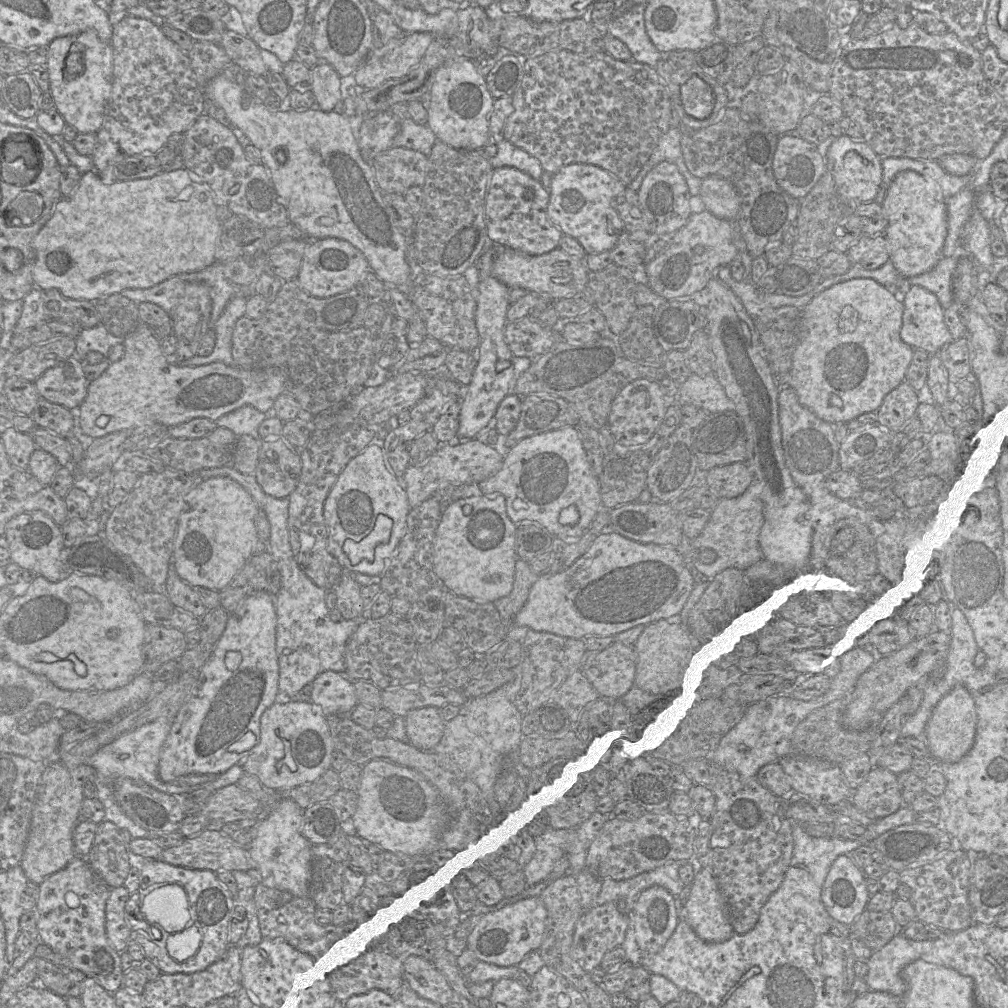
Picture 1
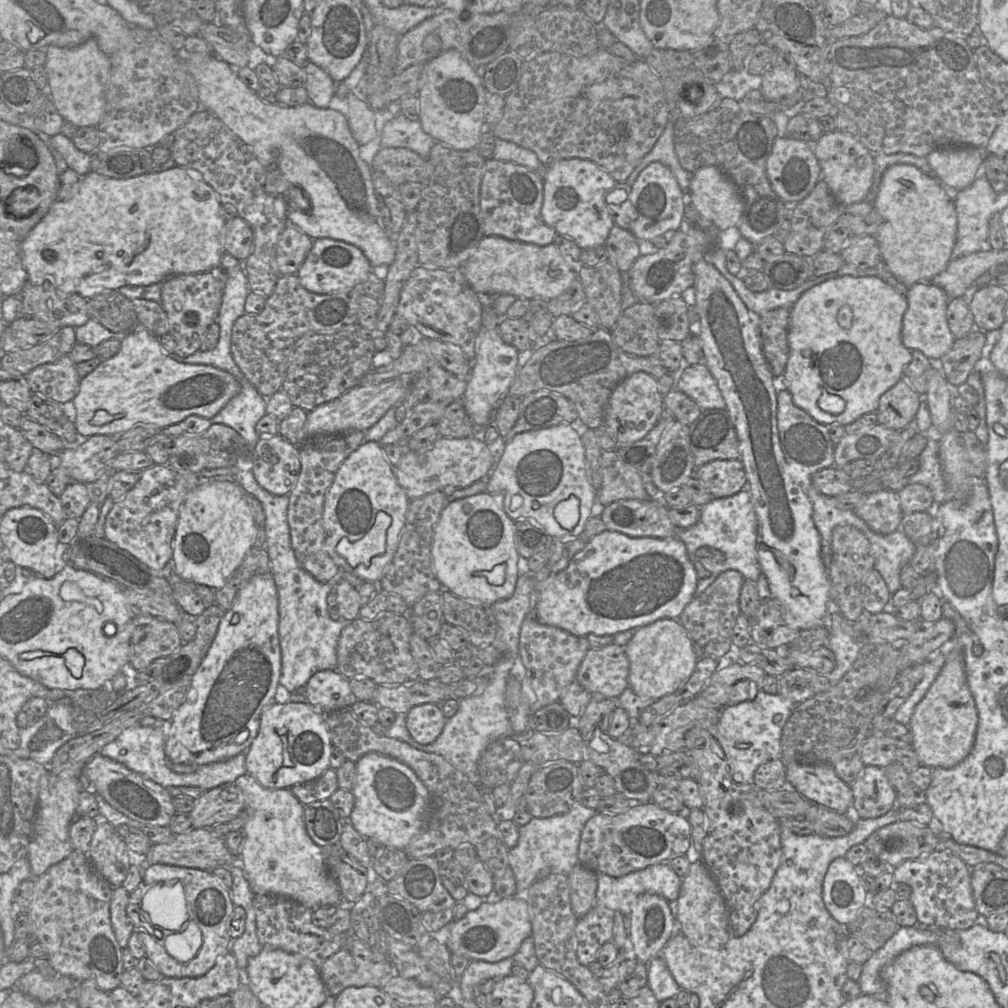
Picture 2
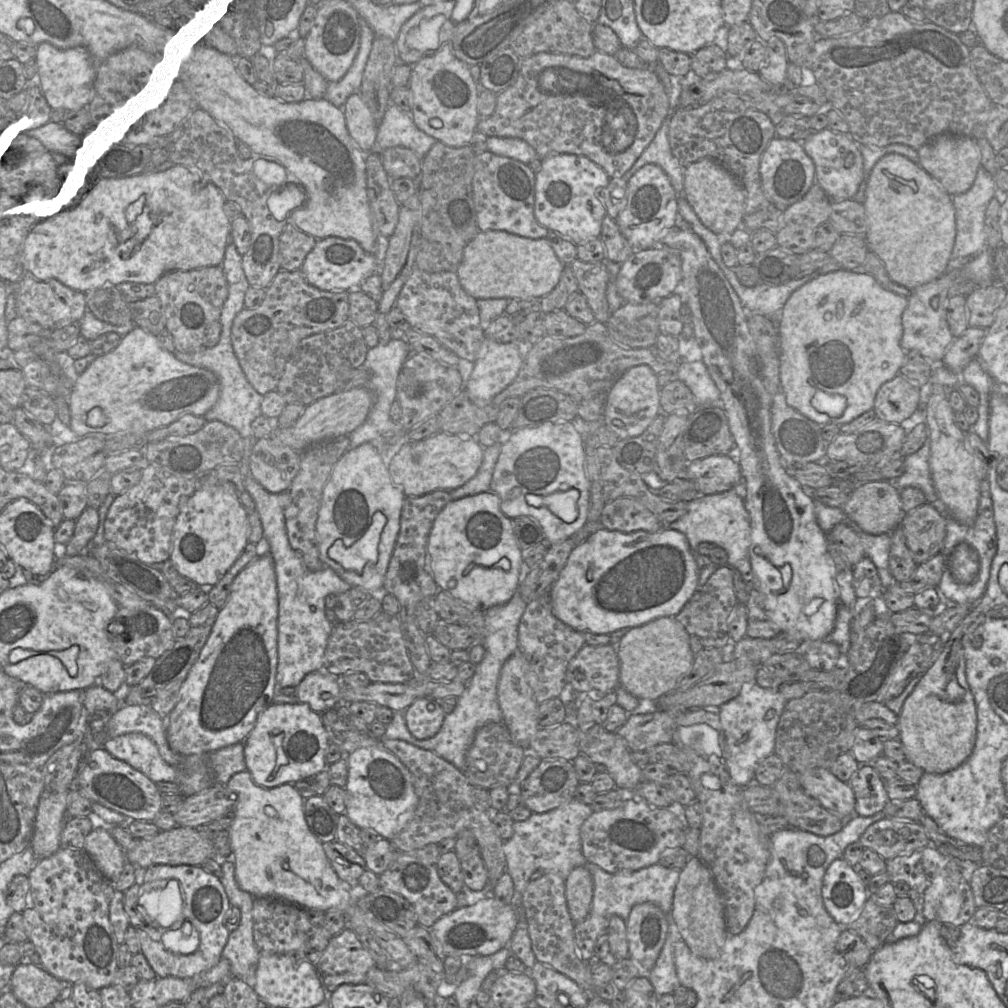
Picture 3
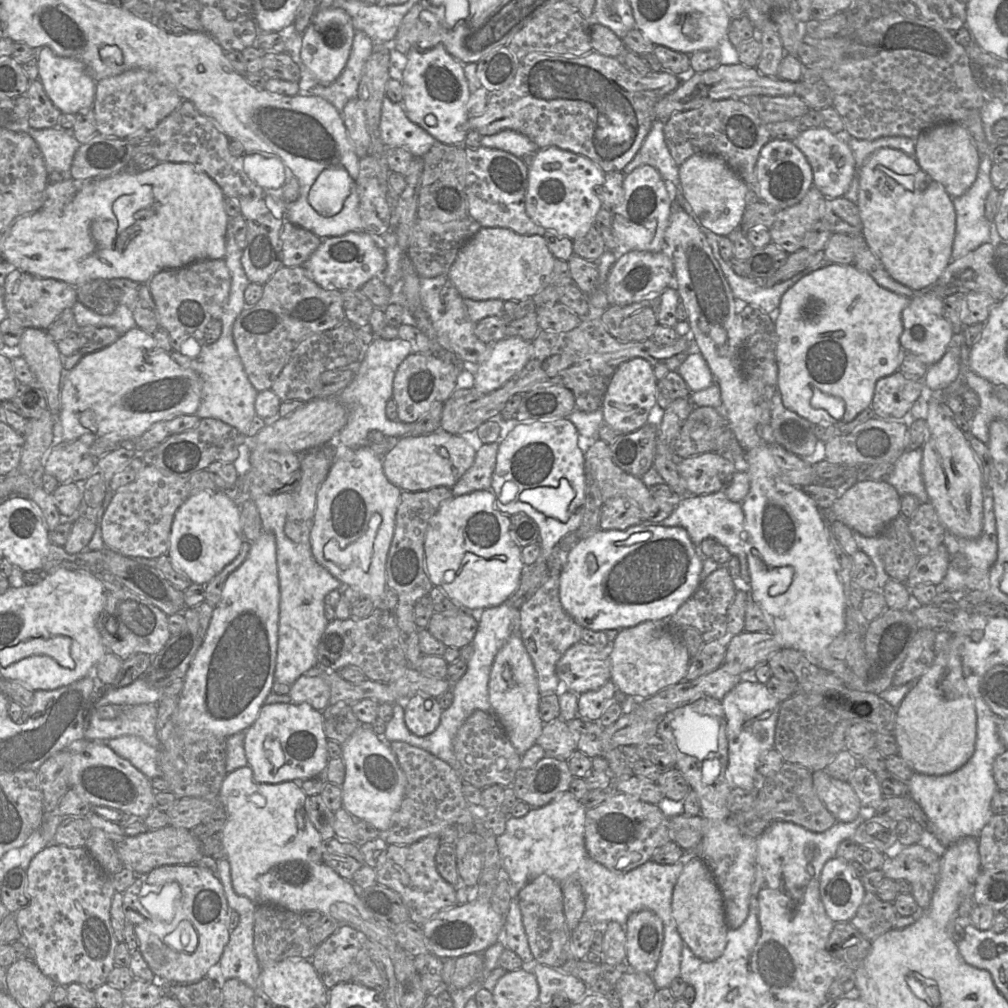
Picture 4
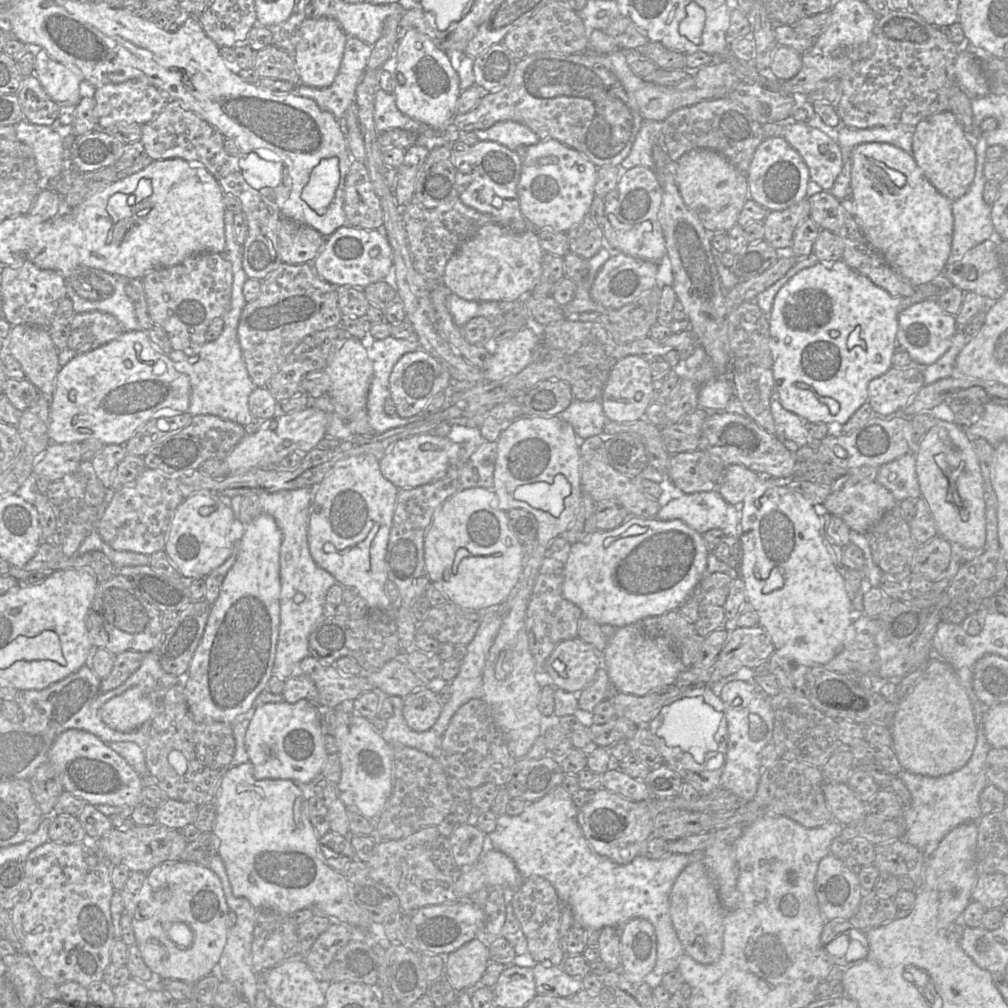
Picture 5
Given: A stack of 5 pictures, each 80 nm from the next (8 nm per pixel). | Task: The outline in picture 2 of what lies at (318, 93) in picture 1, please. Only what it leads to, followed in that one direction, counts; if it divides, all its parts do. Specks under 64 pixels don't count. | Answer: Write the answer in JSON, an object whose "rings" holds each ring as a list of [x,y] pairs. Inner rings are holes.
{"rings":[[[310,61],[304,64],[303,69],[306,74],[304,88],[309,102],[318,108],[328,108],[335,95],[336,83],[325,70]]]}

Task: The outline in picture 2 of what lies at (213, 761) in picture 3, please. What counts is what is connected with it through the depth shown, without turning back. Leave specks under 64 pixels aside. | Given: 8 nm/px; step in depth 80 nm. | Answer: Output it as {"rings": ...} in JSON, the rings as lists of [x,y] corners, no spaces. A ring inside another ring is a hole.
{"rings":[[[242,752],[225,761],[198,765],[198,769],[194,771],[197,784],[189,787],[209,790],[225,783],[234,783],[239,776],[247,773],[245,760],[245,753]]]}

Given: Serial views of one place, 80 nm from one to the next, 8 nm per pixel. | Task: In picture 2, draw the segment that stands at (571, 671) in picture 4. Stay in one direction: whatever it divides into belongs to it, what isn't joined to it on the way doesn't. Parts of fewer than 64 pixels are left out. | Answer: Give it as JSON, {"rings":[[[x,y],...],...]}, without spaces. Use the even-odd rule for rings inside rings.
{"rings":[[[610,643],[602,648],[589,648],[578,668],[576,680],[591,694],[601,694],[606,698],[618,698],[629,686],[629,671],[630,663],[624,647]]]}

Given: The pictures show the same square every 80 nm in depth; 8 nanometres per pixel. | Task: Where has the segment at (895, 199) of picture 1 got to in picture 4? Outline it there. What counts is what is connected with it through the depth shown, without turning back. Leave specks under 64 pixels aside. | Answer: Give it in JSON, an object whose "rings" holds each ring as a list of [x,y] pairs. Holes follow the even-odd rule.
{"rings":[[[884,147],[874,151],[861,169],[856,205],[862,222],[862,237],[888,274],[912,291],[935,285],[951,261],[956,229],[952,197],[918,165],[915,157]]]}

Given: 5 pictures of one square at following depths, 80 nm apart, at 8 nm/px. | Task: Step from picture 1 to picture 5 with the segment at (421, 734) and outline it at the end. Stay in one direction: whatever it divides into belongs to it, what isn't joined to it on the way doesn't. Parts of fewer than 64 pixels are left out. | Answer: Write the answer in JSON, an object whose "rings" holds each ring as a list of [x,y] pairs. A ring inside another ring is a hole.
{"rings":[[[421,687],[404,698],[403,718],[413,731],[425,732],[436,723],[442,707],[437,693],[430,688]]]}

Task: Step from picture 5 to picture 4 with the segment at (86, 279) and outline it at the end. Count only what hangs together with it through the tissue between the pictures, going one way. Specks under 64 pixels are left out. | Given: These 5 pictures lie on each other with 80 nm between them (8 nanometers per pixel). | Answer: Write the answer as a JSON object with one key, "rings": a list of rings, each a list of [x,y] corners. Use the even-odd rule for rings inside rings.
{"rings":[[[92,279],[73,287],[78,301],[100,315],[112,314],[121,298],[121,290],[105,279]]]}

